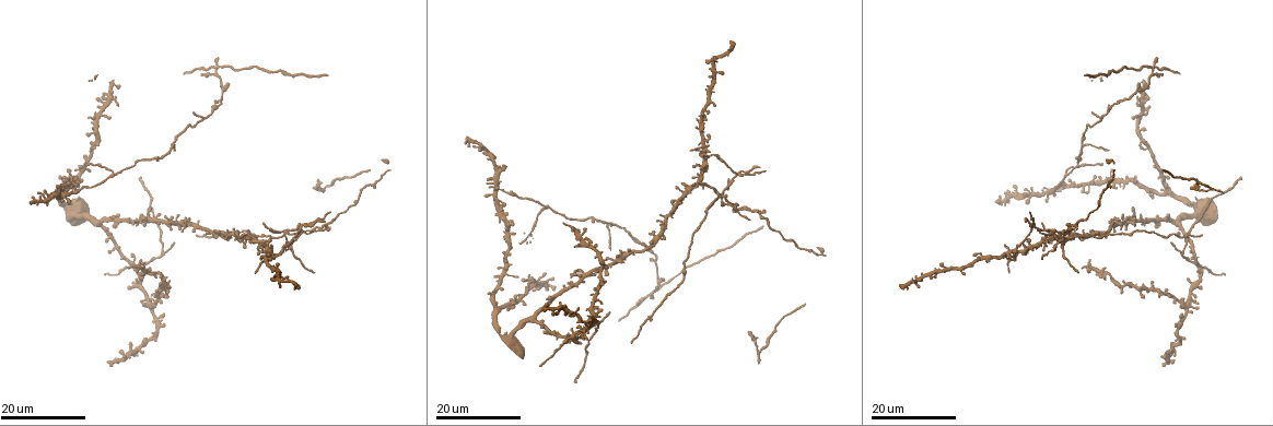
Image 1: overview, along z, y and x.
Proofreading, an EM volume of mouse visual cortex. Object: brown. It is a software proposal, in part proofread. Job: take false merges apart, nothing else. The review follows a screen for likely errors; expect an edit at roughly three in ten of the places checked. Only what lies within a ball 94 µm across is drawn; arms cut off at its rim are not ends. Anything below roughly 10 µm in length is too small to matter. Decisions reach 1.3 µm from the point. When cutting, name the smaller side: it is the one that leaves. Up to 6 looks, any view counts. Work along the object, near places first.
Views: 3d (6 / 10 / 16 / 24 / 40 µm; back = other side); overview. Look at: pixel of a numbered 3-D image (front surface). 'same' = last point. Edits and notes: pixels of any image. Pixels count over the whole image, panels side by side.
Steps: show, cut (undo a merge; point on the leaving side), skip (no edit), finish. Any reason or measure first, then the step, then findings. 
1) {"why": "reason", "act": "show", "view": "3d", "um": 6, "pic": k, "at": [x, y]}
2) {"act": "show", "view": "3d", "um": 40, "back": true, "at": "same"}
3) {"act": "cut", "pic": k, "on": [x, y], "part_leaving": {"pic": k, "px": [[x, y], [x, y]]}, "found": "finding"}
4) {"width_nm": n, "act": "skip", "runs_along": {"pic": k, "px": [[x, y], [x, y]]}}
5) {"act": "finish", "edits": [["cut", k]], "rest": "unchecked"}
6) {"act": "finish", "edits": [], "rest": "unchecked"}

{"act": "show", "view": "3d", "um": 16, "pic": 1, "at": [1186, 306]}

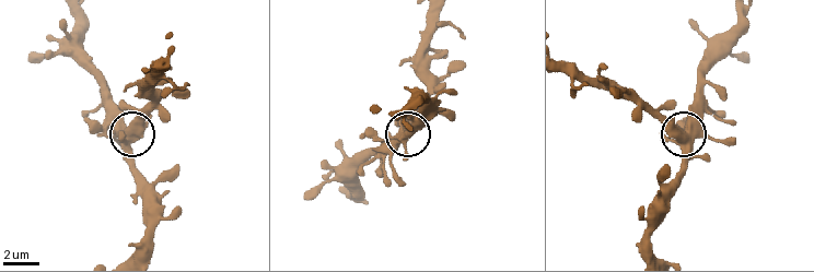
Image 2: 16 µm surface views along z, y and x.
{"act": "show", "view": "3d", "um": 10, "pic": 2, "at": [678, 139]}

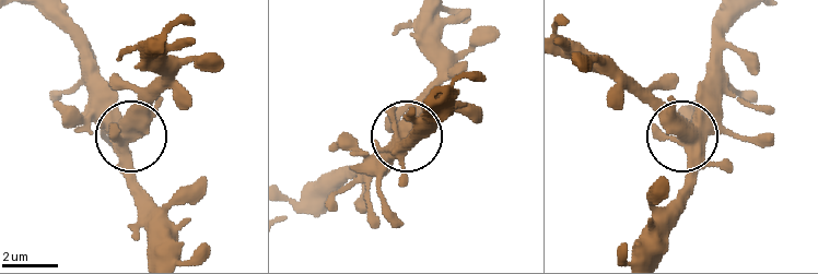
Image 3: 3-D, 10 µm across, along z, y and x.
{"side_arm_um": 23, "act": "cut", "pic": 3, "on": [135, 120], "part_leaving": {"pic": 3, "px": [[121, 143], [129, 121], [164, 84], [164, 44]]}, "found": "two cells meet here"}

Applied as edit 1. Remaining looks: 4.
{"act": "show", "view": "3d", "um": 24, "pic": 1, "at": [1197, 267]}

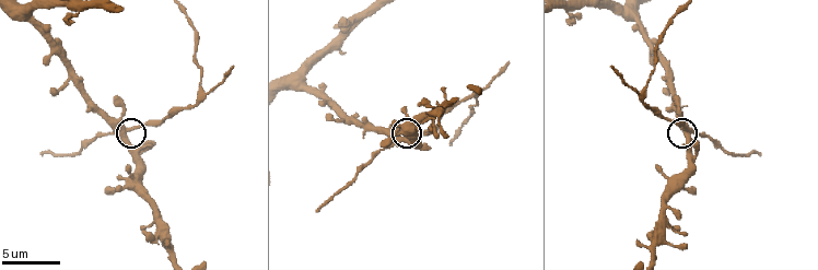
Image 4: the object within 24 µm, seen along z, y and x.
{"act": "show", "view": "3d", "um": 6, "pic": 4, "at": [686, 131]}

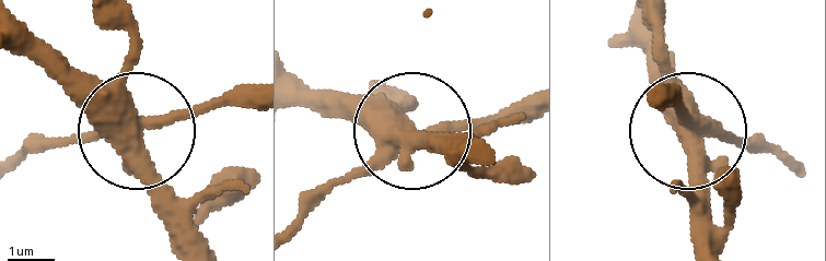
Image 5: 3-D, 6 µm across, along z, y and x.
{"side_arm_um": 35, "act": "skip", "found": "continuous, no second cell"}

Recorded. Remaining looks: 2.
{"why": "looks like a crossing", "act": "show", "view": "3d", "um": 16, "pic": 1, "at": [710, 153]}

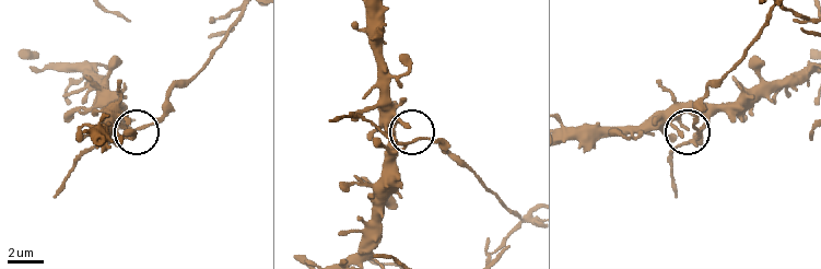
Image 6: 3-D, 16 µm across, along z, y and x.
{"act": "show", "view": "3d", "um": 10, "pic": 6, "at": [700, 129]}

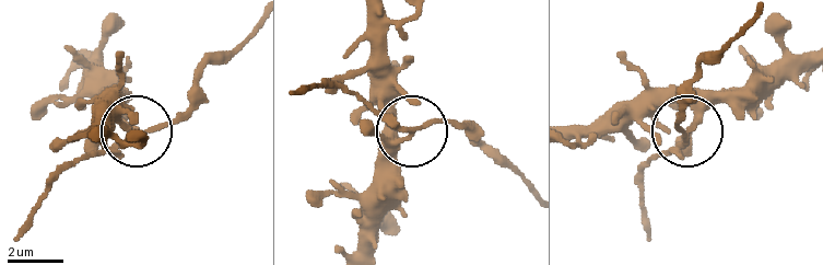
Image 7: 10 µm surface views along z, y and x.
{"side_arm_um": 33, "arms": 4, "act": "cut", "pic": 7, "on": [177, 123], "found": "two cells meet here"}

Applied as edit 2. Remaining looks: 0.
{"act": "finish", "edits": [["cut", 3], ["cut", 7]], "rest": "unchecked"}

